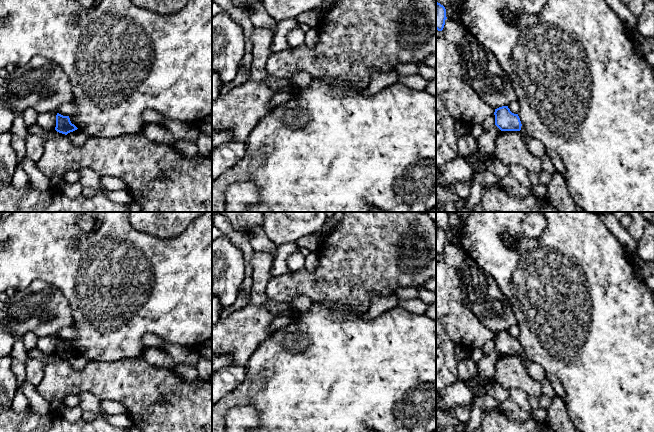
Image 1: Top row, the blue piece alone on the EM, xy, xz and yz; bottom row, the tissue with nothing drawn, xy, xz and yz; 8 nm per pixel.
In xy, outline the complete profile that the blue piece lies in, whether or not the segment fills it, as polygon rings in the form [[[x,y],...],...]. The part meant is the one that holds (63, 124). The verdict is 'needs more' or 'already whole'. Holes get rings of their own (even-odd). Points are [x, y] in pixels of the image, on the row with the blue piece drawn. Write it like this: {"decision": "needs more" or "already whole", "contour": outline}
{"decision": "already whole", "contour": [[[57,113],[55,127],[55,130],[57,132],[67,135],[68,133],[73,132],[77,129],[78,128],[71,123],[69,116],[63,116]]]}

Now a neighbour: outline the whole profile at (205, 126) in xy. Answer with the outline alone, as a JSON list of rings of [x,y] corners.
[[[212,114],[199,122],[197,127],[201,133],[212,137]]]

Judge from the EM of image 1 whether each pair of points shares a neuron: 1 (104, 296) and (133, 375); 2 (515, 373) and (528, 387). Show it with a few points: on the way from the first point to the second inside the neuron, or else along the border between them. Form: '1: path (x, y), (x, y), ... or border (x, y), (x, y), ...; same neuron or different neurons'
1: border (140, 356), (104, 361); different neurons
2: path (518, 376), (526, 384); same neuron

